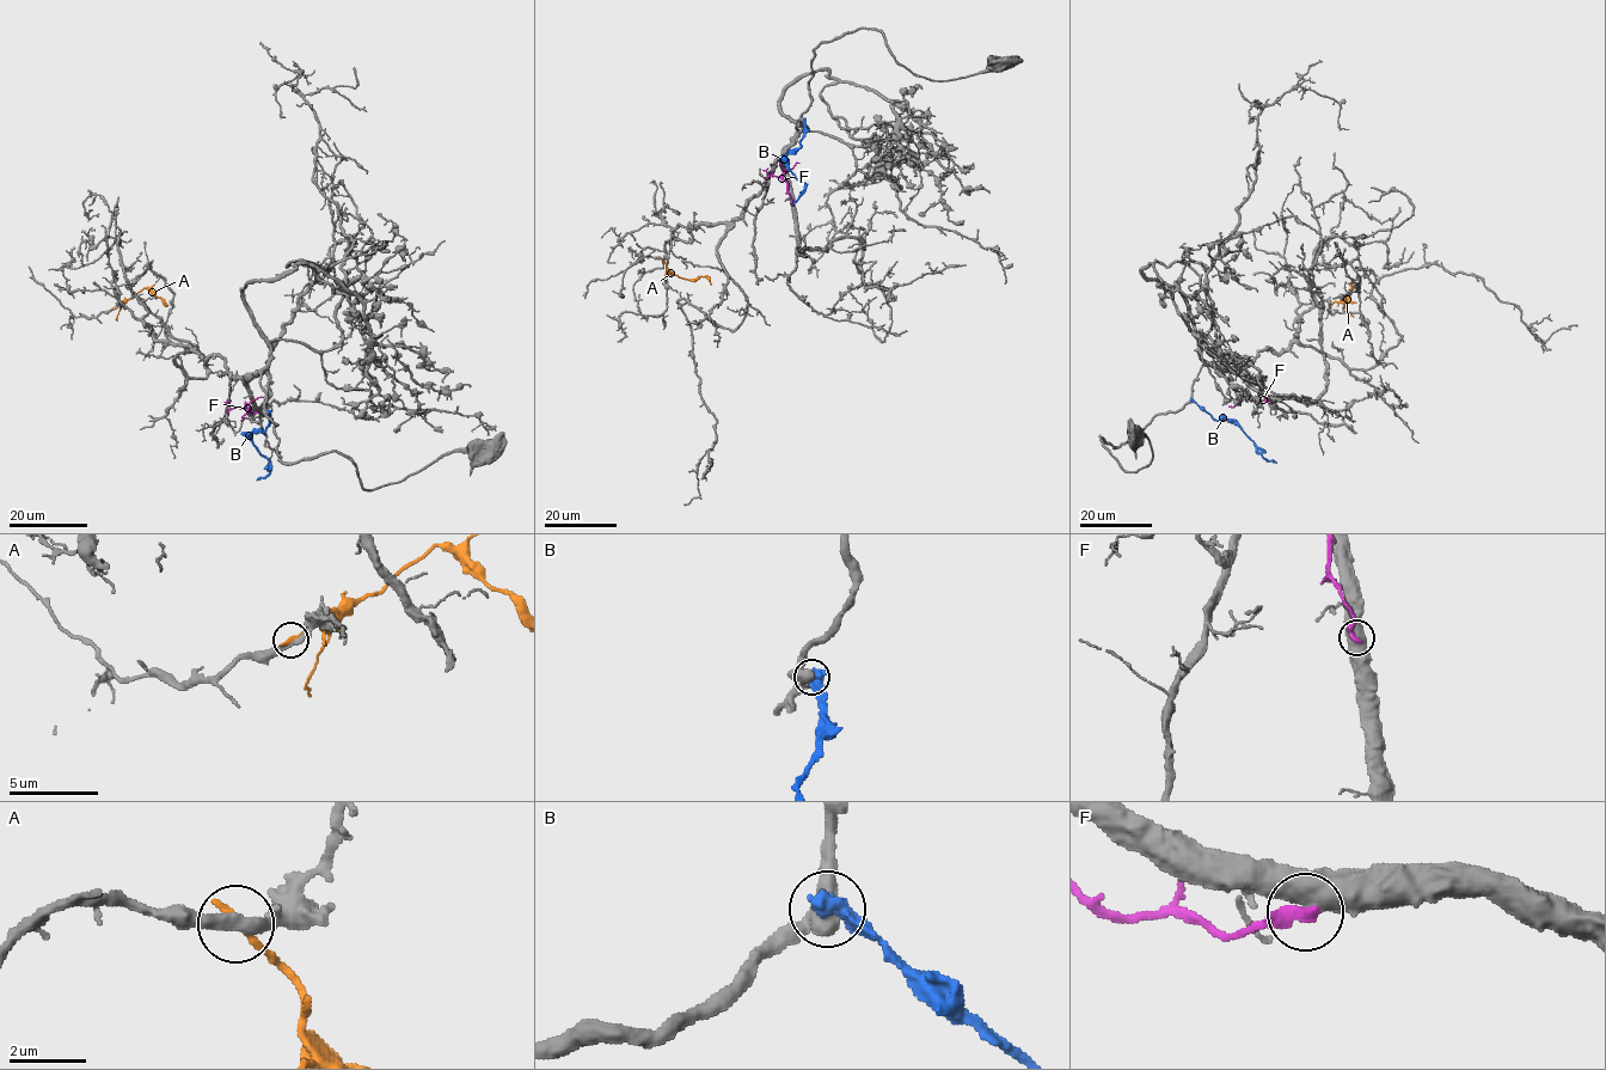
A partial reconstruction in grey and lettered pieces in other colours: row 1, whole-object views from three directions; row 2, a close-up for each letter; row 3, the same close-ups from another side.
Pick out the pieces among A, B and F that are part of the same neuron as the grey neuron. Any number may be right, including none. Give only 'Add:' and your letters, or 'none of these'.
Add: none of these

